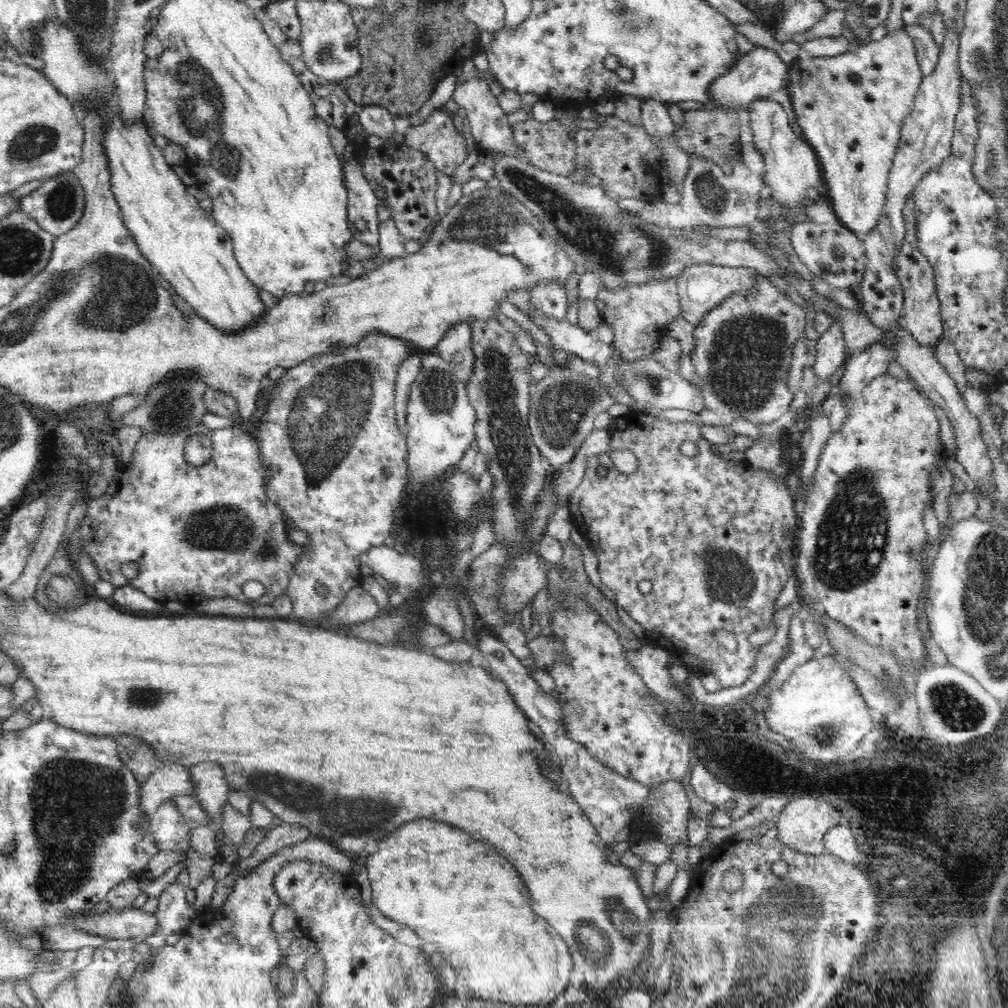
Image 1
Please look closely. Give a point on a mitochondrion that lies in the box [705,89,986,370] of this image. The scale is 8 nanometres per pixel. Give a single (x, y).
(800, 168)

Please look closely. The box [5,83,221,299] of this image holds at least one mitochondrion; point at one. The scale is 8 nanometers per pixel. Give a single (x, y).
(35, 141)

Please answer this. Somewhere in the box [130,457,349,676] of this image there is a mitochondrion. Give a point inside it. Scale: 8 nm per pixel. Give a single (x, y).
(231, 529)

